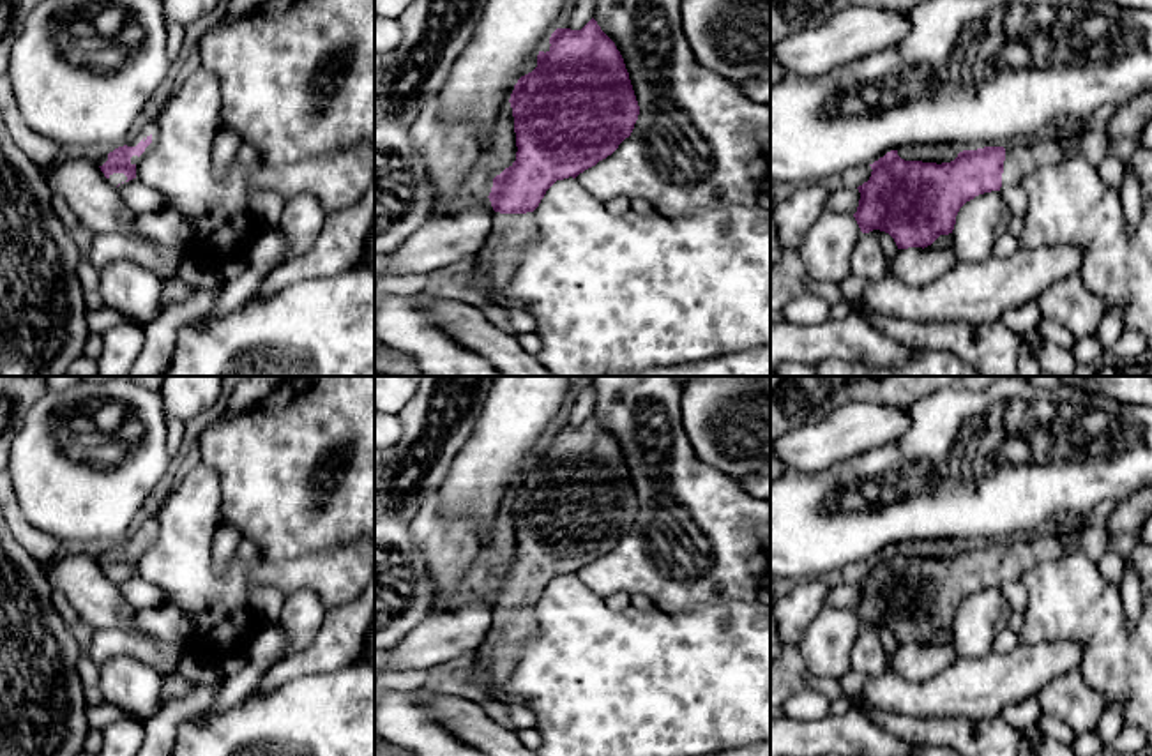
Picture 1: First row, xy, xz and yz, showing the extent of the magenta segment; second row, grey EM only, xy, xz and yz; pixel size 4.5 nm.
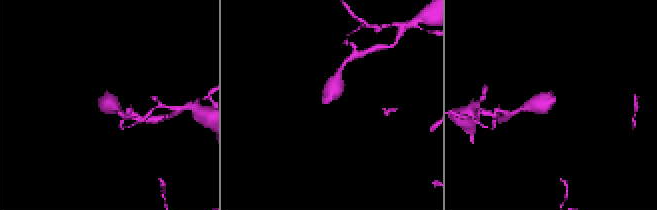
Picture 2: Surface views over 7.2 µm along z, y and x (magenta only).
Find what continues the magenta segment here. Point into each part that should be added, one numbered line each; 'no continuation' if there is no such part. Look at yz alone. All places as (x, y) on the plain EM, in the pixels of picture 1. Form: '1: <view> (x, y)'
1: yz (1023, 551)

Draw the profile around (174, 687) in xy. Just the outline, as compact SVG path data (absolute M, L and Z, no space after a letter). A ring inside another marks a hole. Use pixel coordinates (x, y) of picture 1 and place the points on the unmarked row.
M175 673L163 675L161 710L184 698L194 685L178 678Z

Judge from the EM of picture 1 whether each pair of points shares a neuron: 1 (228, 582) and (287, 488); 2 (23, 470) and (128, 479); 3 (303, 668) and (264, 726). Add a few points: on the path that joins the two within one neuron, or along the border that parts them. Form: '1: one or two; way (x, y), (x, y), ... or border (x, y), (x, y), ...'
1: two; border (301, 555), (283, 562), (265, 562), (258, 557)
2: one; way (50, 470), (64, 470), (73, 479), (101, 479)
3: two; border (338, 668), (258, 689)

